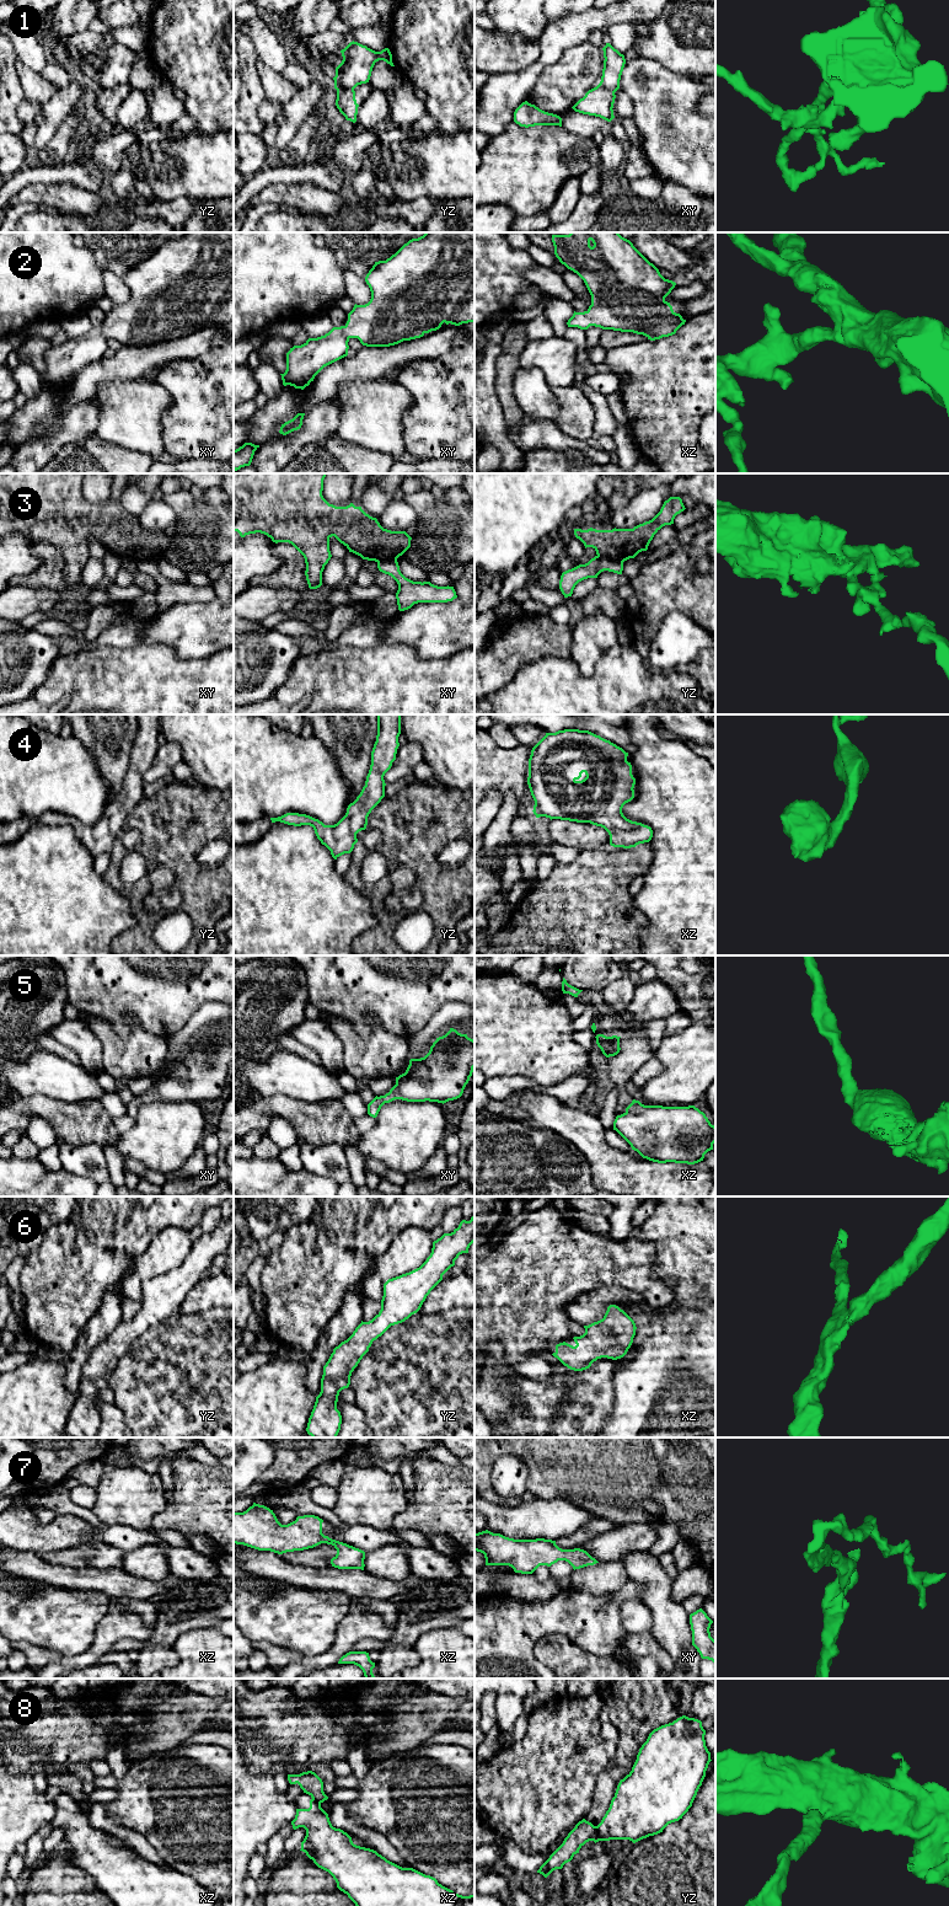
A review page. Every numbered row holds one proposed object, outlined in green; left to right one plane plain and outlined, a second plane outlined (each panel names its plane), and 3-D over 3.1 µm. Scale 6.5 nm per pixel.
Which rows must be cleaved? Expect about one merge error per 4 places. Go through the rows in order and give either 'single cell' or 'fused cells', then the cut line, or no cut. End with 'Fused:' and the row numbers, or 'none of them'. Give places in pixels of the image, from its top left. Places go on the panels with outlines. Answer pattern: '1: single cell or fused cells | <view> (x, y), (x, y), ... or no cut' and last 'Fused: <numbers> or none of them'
1: fused cells | yz (353, 89), (339, 89), (337, 91)
2: single cell | no cut
3: fused cells | yz (598, 555), (622, 562)
4: single cell | no cut
5: single cell | no cut
6: single cell | no cut
7: single cell | no cut
8: single cell | no cut
Fused: 1, 3

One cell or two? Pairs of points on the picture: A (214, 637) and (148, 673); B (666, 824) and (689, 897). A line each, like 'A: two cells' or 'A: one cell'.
A: two cells
B: one cell

